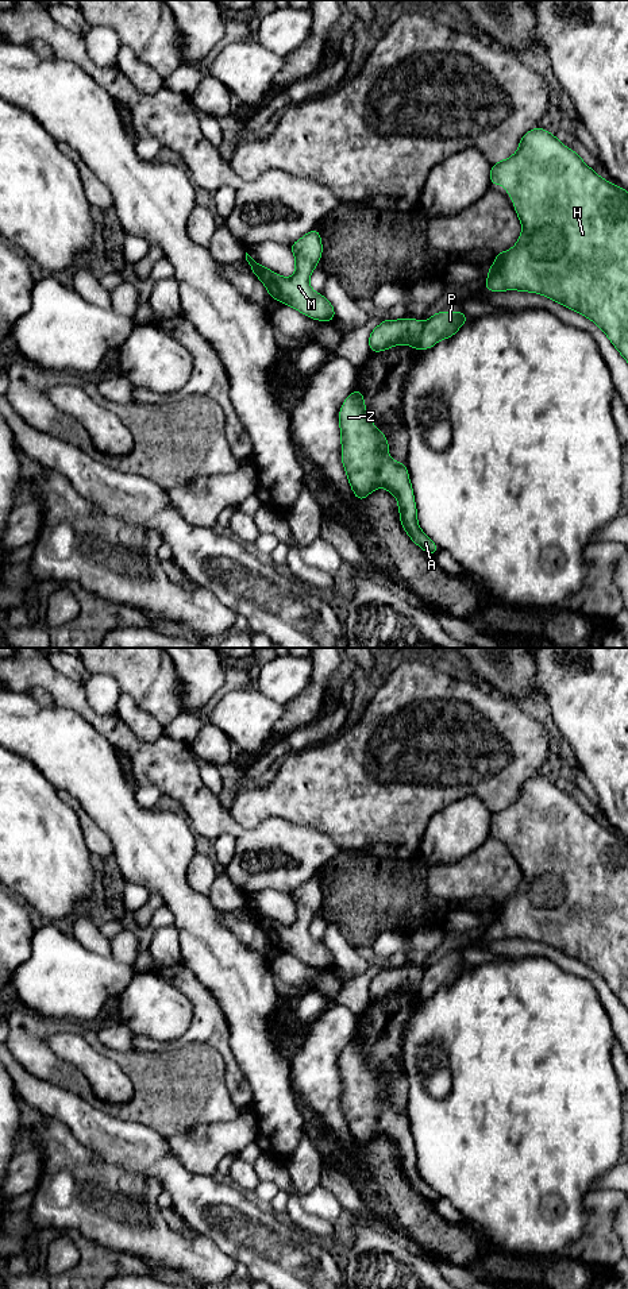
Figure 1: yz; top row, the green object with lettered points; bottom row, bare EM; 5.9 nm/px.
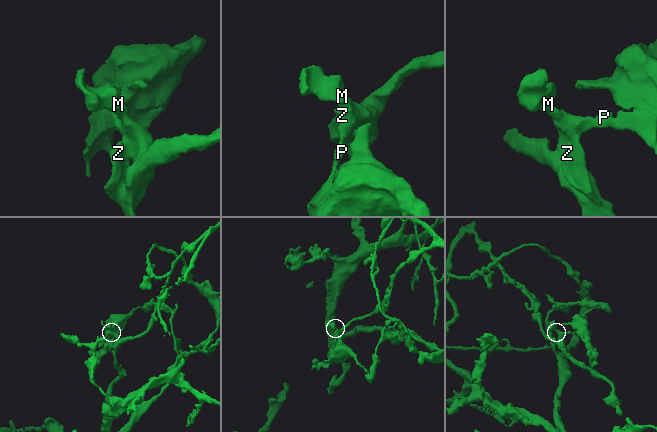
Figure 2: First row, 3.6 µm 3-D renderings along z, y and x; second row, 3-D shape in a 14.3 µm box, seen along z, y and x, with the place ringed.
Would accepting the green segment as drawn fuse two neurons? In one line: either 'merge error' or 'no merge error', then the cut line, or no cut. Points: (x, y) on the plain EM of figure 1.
merge error; cut in yz along (424, 971), (419, 995)

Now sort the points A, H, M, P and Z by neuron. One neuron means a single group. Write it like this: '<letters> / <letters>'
A M Z / H P

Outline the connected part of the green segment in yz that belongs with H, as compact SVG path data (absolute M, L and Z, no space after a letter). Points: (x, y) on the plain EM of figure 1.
M542 775L524 781L511 806L493 811L490 833L505 833L523 879L513 896L496 902L483 935L543 942L596 970L628 1010L628 840L593 819Z

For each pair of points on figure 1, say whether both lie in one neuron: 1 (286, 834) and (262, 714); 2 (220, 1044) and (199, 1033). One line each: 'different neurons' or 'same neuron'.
1: different neurons
2: same neuron

